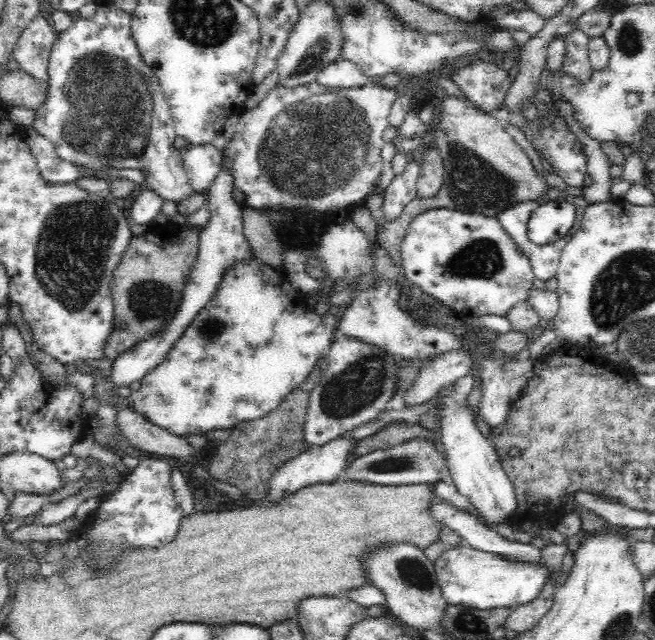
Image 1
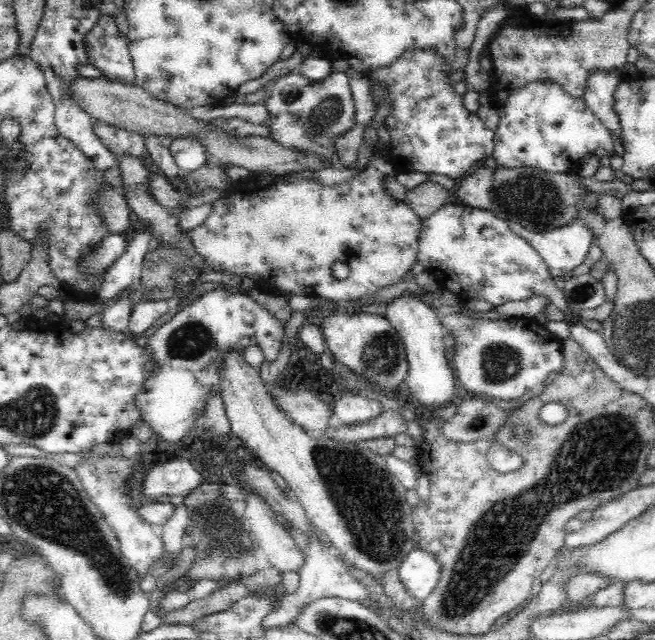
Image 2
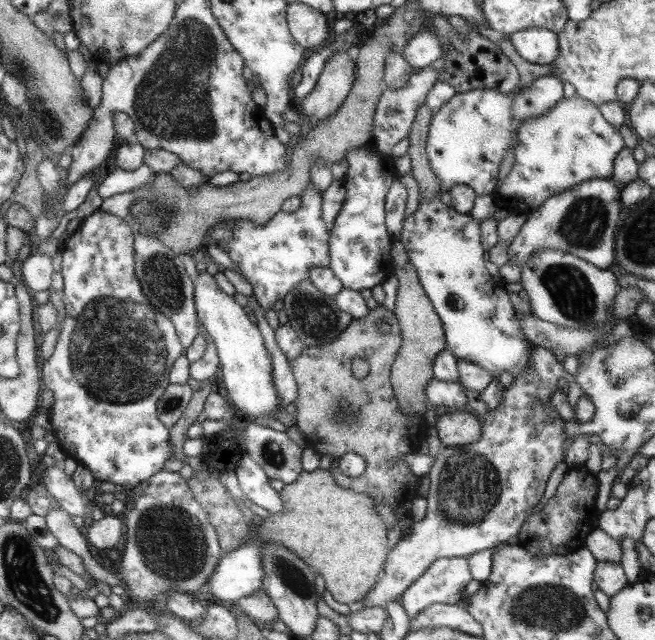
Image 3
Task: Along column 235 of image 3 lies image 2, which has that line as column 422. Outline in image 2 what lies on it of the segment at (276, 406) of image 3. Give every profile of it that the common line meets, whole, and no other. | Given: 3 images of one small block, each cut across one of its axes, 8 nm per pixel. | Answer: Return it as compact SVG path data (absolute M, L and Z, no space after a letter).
M410 294L396 296L392 302L387 302L386 318L392 328L398 332L404 343L407 352L409 371L405 382L408 386L409 394L416 396L420 406L437 408L446 406L454 402L454 375L446 356L444 355L442 320L438 320L434 307Z

